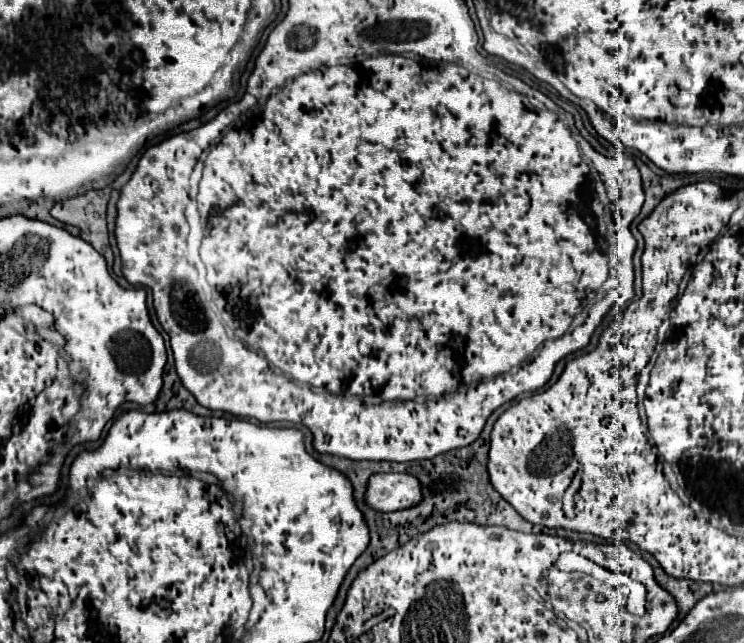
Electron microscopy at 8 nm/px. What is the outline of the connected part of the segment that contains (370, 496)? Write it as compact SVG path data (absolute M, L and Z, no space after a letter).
M378 472L372 474L368 480L364 500L374 510L394 512L418 504L418 496L420 496L420 488L414 476Z

